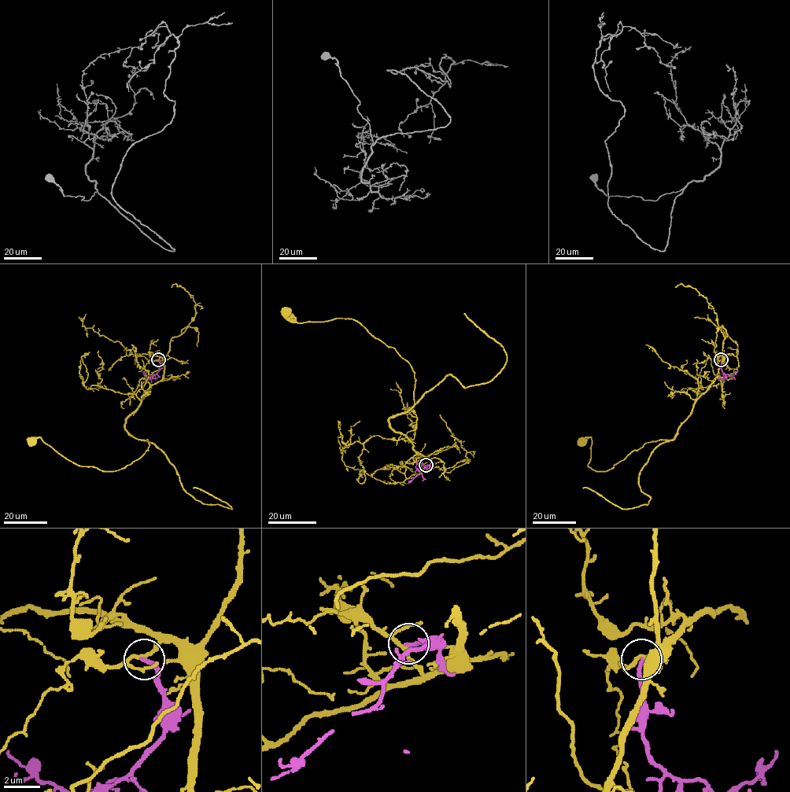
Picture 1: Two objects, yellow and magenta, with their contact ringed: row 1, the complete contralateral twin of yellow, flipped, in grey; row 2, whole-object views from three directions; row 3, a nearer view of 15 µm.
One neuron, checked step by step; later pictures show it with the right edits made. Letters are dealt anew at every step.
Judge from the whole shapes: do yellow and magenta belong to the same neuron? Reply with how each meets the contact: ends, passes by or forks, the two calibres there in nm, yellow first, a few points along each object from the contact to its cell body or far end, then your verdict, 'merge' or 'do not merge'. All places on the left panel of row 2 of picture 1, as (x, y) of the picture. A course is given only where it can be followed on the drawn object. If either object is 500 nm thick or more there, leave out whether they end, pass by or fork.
yellow passes by; magenta ends; calibres 170 and 240 nm; course yellow (158, 359), (163, 377), (127, 418), (126, 429), (149, 445), (129, 465), (79, 466), (40, 436), (32, 441); course magenta (158, 359), (160, 370), (156, 373), (149, 376), (142, 370); do not merge

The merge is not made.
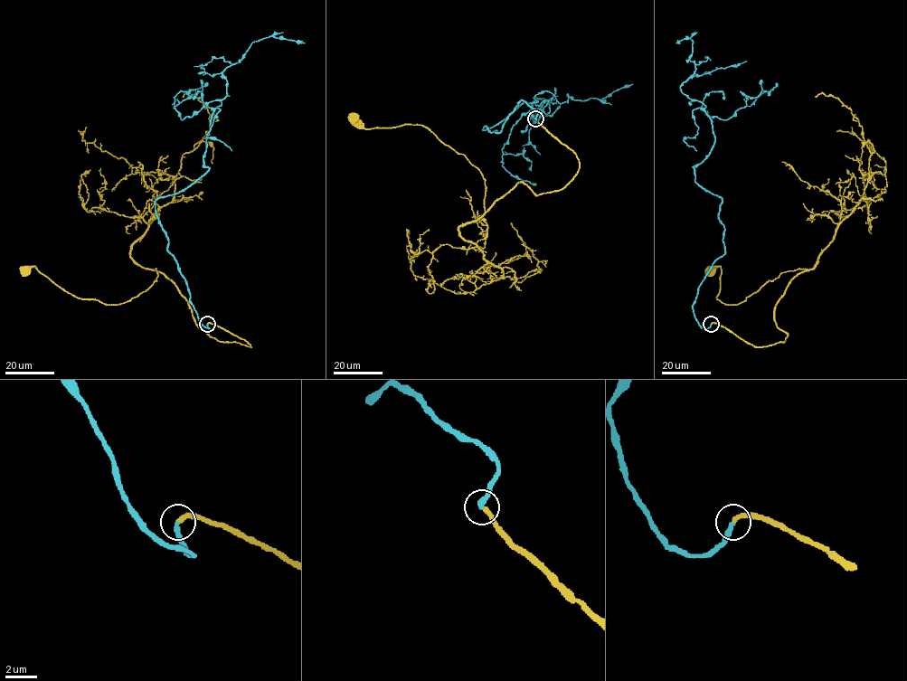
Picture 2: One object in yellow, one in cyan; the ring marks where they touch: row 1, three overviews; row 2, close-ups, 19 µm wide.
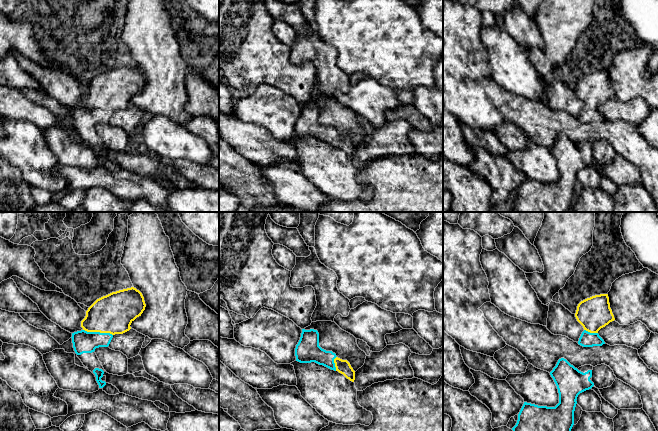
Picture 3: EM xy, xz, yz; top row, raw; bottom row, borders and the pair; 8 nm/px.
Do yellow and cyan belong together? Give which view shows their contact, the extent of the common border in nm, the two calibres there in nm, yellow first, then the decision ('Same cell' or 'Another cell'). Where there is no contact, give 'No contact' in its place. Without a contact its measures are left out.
Touches yellow in xy. Shared border 240 nm. Thickness 320 nm (yellow) against 180 nm. Same cell

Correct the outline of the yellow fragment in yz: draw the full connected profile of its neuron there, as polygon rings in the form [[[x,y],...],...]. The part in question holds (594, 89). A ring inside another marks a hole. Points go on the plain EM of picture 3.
[[[608,70],[595,71],[581,77],[575,93],[584,104],[578,117],[579,121],[593,123],[605,120],[598,107],[615,96]]]

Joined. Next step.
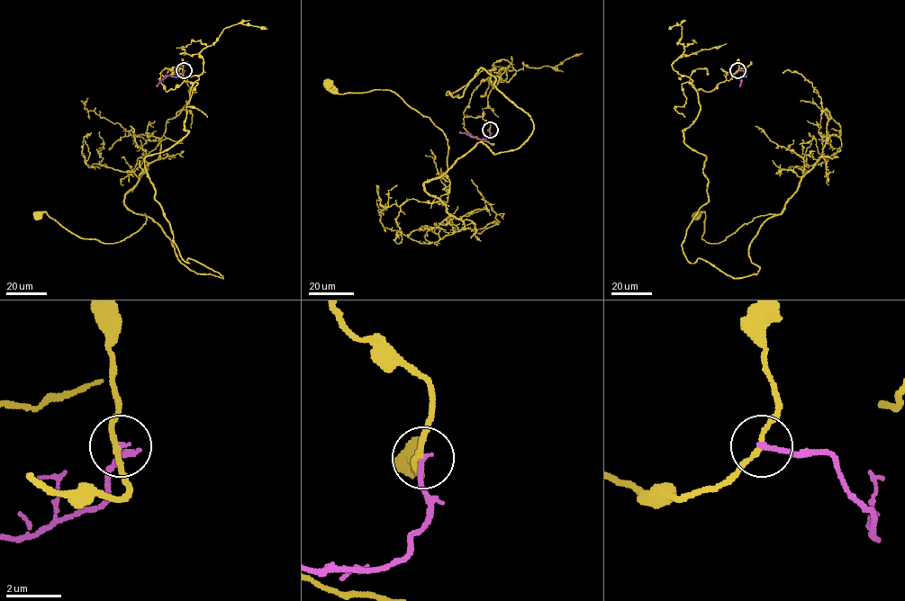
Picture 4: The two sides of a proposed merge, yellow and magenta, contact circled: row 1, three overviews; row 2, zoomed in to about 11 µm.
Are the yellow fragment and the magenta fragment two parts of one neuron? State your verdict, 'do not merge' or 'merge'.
do not merge

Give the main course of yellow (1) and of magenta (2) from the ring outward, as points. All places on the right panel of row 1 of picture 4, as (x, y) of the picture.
1: (737, 70), (689, 81), (708, 201), (682, 248), (757, 273), (774, 215), (719, 243), (694, 216)
2: (737, 70), (746, 75), (739, 86)

